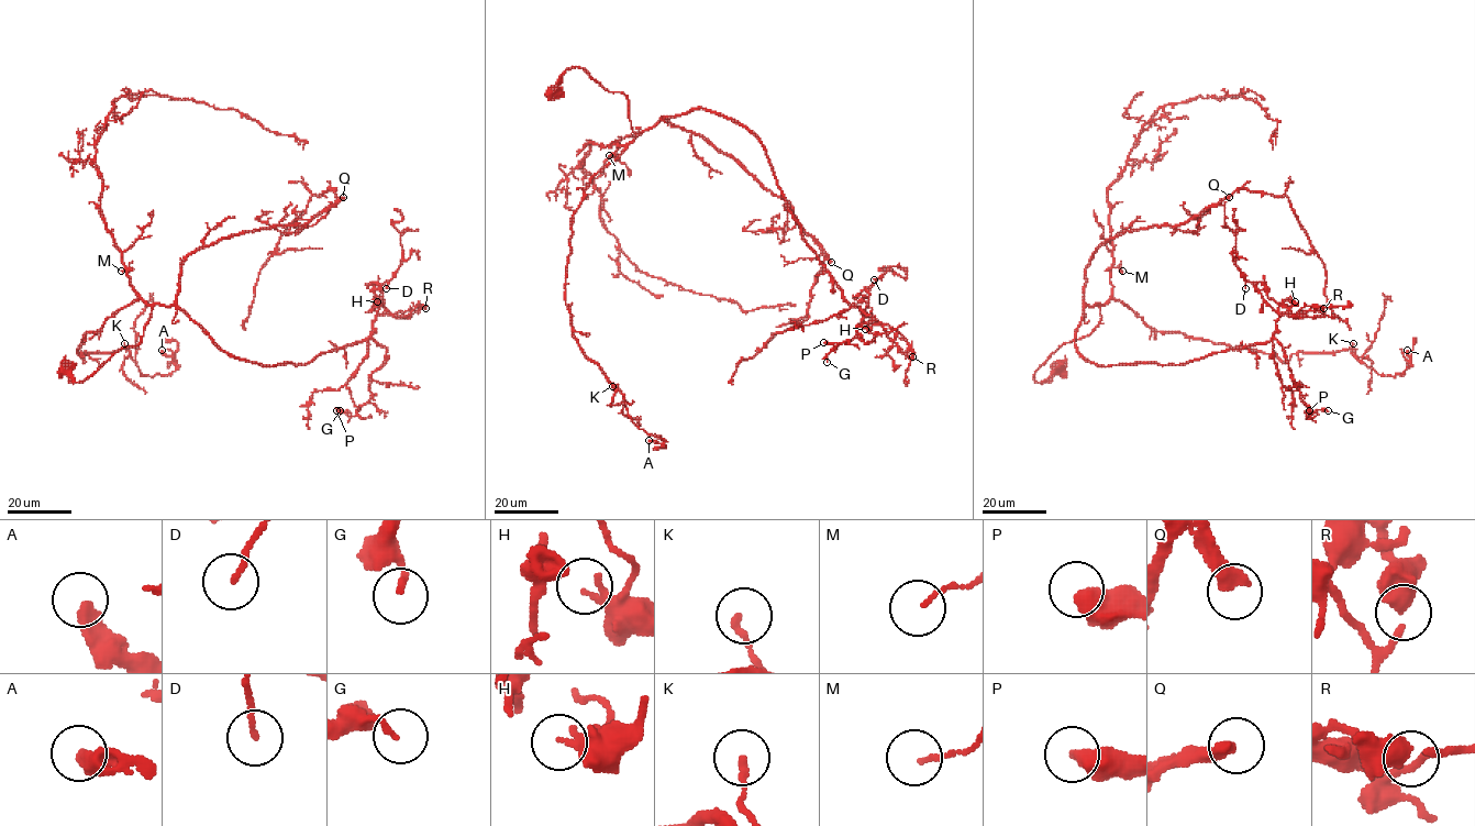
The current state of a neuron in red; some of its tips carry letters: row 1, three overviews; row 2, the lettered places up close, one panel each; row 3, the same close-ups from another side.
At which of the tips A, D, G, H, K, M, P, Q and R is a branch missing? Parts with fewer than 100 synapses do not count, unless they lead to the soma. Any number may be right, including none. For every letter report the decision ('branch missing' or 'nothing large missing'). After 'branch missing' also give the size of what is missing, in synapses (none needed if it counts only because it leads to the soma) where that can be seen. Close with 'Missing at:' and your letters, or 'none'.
A: nothing large missing
D: nothing large missing
G: nothing large missing
H: nothing large missing
K: nothing large missing
M: nothing large missing
P: nothing large missing
Q: branch missing; about 160 synapses
R: nothing large missing
Missing at: Q

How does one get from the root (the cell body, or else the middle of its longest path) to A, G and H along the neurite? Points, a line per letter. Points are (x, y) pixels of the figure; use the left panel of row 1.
A: (66, 366), (80, 382), (136, 347), (137, 299), (77, 353), (170, 375), (162, 350)
G: (66, 366), (80, 382), (136, 347), (155, 305), (267, 366), (373, 338), (372, 398), (340, 410)
H: (66, 366), (80, 382), (136, 347), (155, 305), (234, 356), (303, 365), (366, 339), (377, 301)

